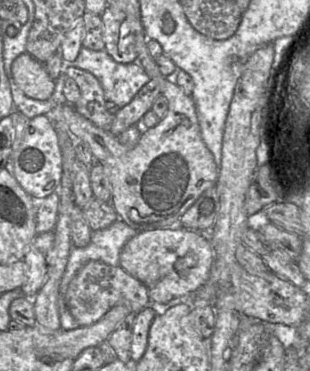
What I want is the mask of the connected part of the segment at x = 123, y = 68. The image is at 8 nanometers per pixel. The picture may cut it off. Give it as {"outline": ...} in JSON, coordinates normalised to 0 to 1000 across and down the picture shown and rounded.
{"outline":[[[265,127],[232,175],[297,197],[329,229],[339,270],[374,278],[387,291],[419,278],[448,243],[487,213],[445,170],[374,167],[339,135],[310,137]]]}

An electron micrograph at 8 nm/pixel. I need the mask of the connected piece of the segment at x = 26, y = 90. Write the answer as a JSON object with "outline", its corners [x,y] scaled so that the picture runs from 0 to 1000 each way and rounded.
{"outline":[[[87,137],[65,146],[39,170],[42,208],[74,251],[119,270],[158,267],[177,240],[142,170],[106,156]]]}

